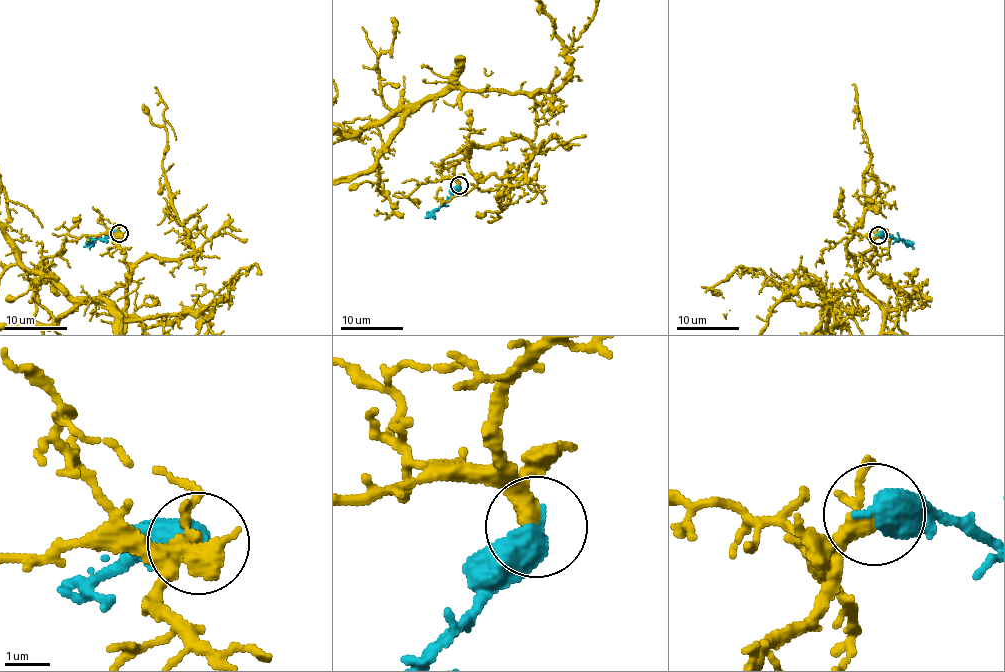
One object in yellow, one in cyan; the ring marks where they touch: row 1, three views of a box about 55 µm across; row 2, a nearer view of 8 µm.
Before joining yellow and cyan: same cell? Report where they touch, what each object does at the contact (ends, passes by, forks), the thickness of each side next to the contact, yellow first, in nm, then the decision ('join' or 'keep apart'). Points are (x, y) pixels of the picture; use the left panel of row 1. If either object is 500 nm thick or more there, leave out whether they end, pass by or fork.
place (119, 233); calibres 280 and 600 nm; join

